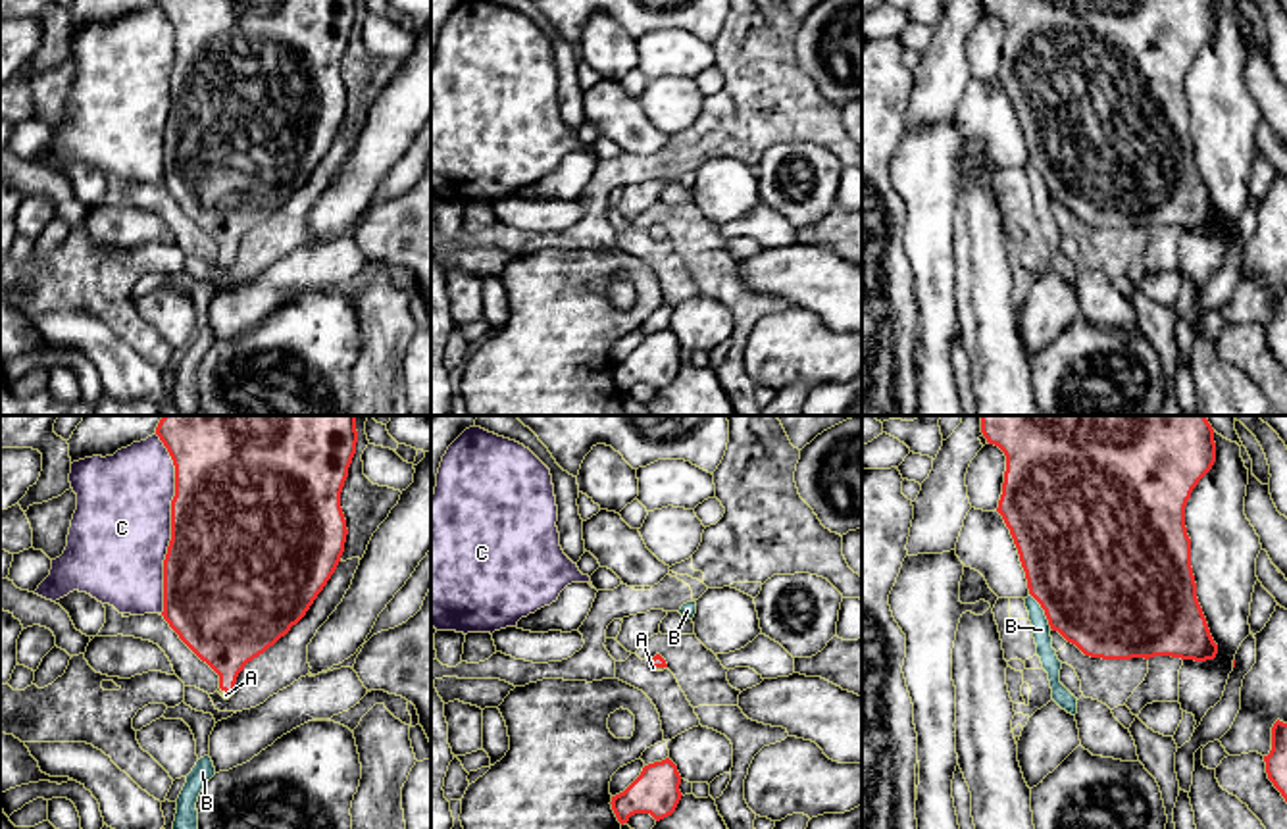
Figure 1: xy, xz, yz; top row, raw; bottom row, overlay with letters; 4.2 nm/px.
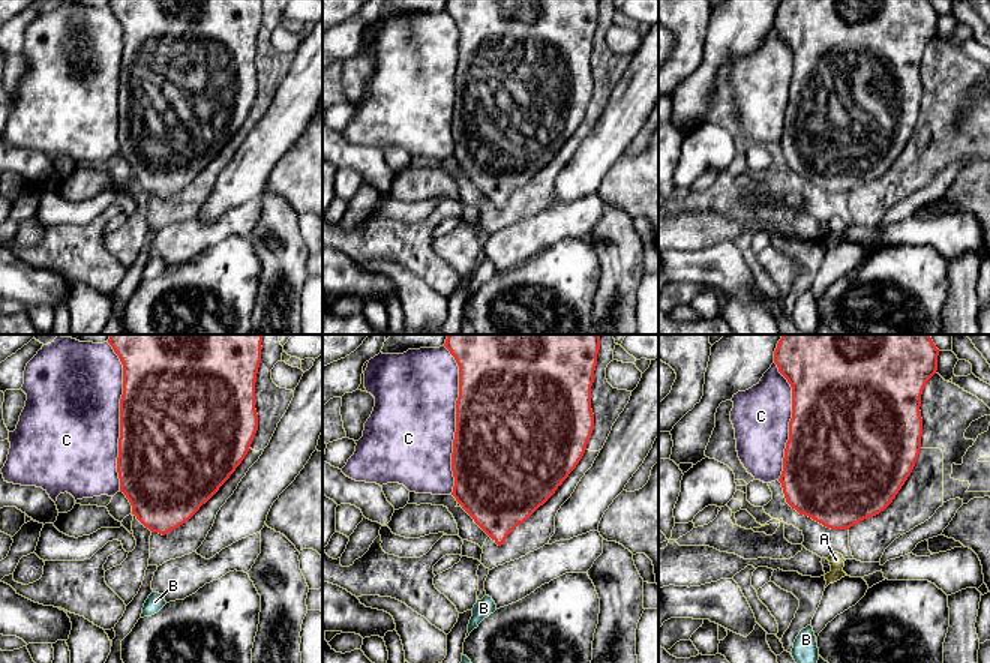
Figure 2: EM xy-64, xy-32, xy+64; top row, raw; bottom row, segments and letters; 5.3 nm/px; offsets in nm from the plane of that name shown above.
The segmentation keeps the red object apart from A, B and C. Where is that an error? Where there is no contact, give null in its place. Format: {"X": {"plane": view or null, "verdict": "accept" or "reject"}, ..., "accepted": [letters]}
{"A": {"plane": "xy", "verdict": "accept"}, "B": {"plane": "yz", "verdict": "reject"}, "C": {"plane": "xy", "verdict": "reject"}, "accepted": ["A"]}

